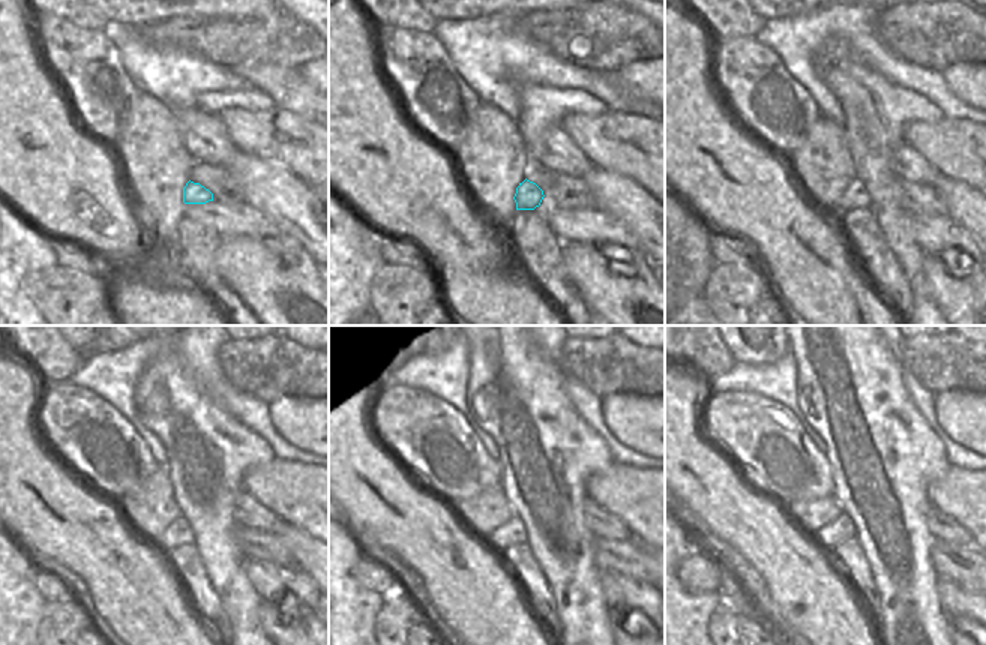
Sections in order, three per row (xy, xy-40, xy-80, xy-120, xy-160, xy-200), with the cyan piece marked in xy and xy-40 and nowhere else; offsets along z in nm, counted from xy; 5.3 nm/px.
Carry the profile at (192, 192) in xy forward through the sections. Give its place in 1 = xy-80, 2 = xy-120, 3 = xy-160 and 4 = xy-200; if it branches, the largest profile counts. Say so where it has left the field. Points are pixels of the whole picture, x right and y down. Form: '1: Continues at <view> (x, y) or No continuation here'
1: Continues at xy-80 (856, 197)
2: Continues at xy-120 (179, 533)
3: Continues at xy-160 (514, 531)
4: Continues at xy-200 (830, 536).

